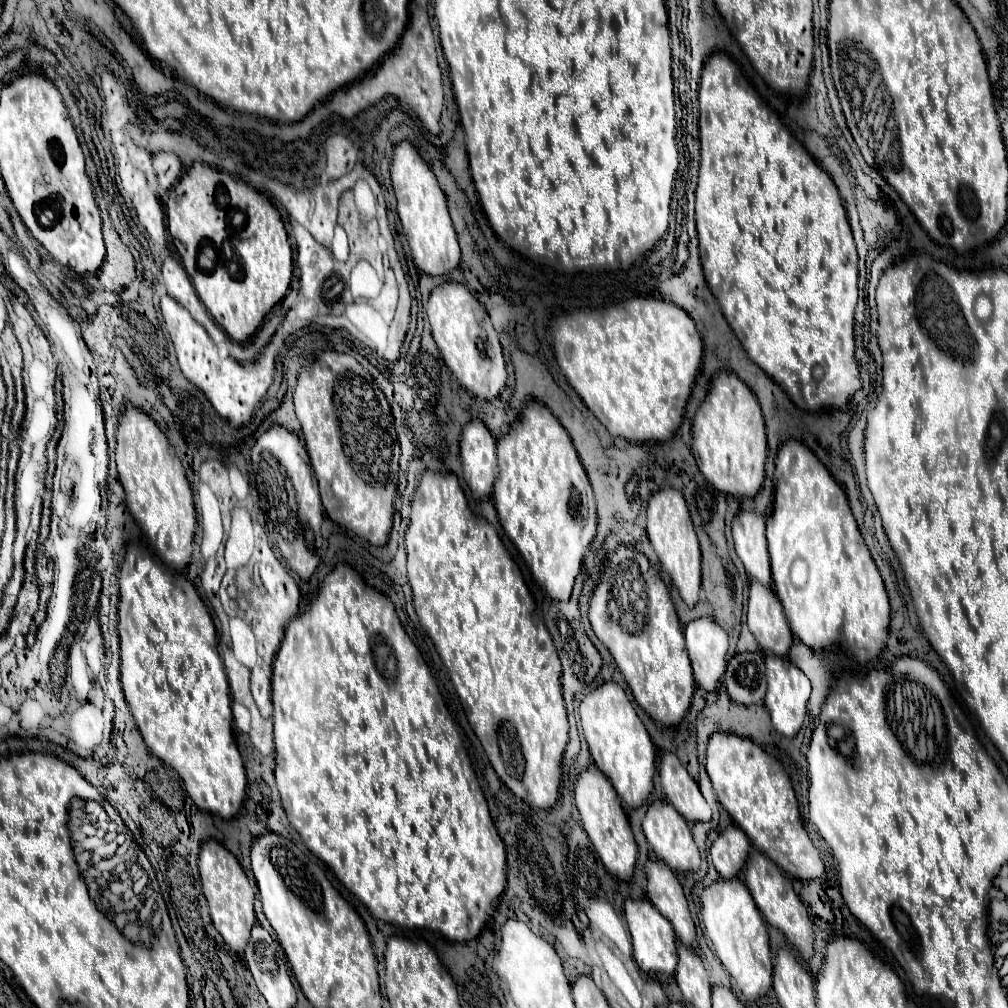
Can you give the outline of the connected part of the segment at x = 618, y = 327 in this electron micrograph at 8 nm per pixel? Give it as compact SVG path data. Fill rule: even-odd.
M631 297L609 307L577 311L573 317L559 317L551 323L549 343L571 387L611 435L639 443L673 437L681 425L685 403L691 395L703 353L703 343L695 323L681 307L657 297Z

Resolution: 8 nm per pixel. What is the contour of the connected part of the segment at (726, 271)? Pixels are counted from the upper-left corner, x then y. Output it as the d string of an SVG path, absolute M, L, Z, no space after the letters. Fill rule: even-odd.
M721 53L709 57L703 67L701 83L699 83L699 137L701 137L701 167L699 181L695 191L695 215L697 215L697 233L699 233L699 251L701 263L705 269L705 279L709 283L711 293L717 297L725 319L735 331L737 339L745 347L749 359L757 363L777 385L781 385L793 403L805 411L821 409L821 407L839 407L845 409L853 393L861 387L859 371L855 363L855 337L853 337L853 313L857 307L857 251L853 243L853 235L847 221L847 211L843 207L841 195L833 183L833 179L823 171L817 161L809 155L809 151L785 129L779 115L761 99L761 95L753 89L745 75L739 75L739 67ZM815 367L823 367L823 377L815 379Z

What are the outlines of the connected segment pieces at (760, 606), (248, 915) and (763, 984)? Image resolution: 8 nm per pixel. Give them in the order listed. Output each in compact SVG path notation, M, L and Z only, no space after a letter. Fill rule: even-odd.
M751 581L747 625L763 651L781 657L789 653L789 647L793 643L793 633L789 629L787 617L773 589L761 585L759 581Z
M213 839L201 845L197 867L199 867L203 893L207 897L215 929L223 935L223 939L229 945L231 951L243 953L243 949L249 941L251 929L257 923L257 917L255 917L255 911L253 911L255 893L253 893L253 887L251 887L245 871L241 869L235 855L229 853L221 843L217 843Z
M733 877L729 881L717 879L713 885L703 887L699 903L705 935L725 969L735 979L737 989L747 997L747 1001L763 997L771 989L771 947L767 925L757 905L753 905L753 897L749 897L749 889L745 889L745 883L739 877Z

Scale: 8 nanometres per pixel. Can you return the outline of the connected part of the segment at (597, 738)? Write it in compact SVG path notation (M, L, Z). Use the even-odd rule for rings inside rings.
M607 681L583 697L579 717L595 765L611 779L617 795L629 807L639 807L653 789L655 745L637 717L627 693L615 681Z

